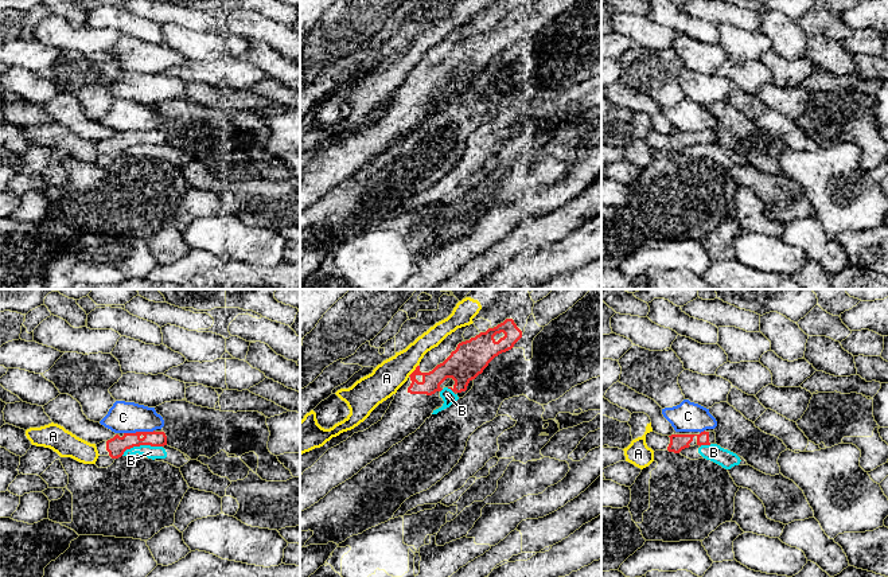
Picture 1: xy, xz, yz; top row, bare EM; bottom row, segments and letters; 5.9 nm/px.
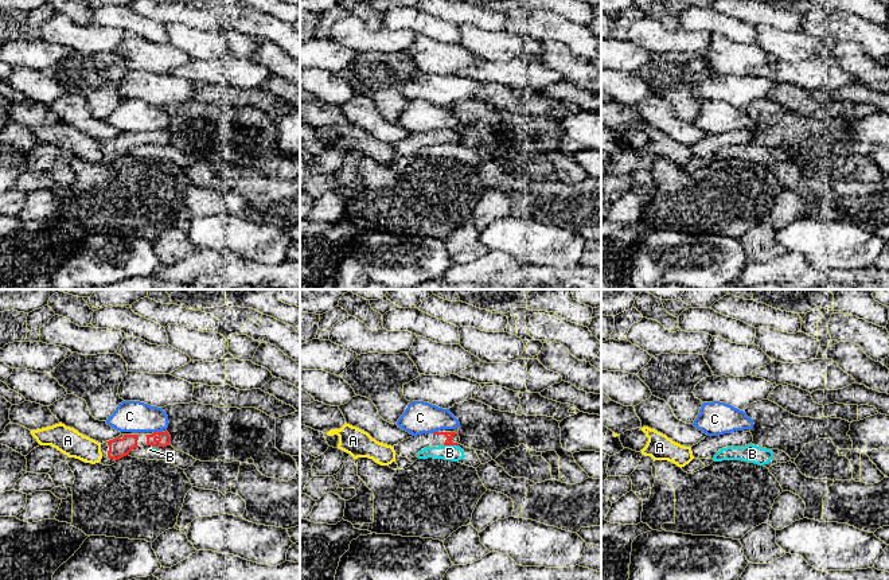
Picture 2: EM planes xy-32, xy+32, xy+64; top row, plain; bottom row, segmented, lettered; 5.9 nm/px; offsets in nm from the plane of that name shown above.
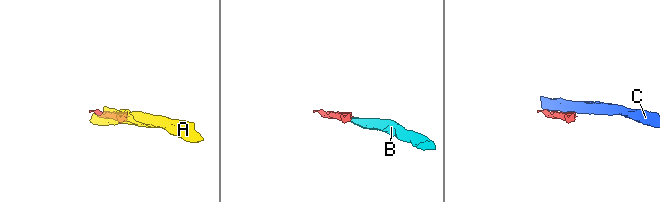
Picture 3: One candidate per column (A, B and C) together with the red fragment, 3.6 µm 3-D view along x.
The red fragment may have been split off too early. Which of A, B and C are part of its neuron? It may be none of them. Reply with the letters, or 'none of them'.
none of them

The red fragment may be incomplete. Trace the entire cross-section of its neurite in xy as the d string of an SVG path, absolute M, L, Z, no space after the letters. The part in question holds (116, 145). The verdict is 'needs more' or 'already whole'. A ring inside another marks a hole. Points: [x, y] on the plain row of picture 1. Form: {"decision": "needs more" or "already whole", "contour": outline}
{"decision": "needs more", "contour": "M136 130L120 132L108 140L97 143L100 155L110 155L118 157L126 148L140 144L164 145L167 144L167 134L164 130Z"}

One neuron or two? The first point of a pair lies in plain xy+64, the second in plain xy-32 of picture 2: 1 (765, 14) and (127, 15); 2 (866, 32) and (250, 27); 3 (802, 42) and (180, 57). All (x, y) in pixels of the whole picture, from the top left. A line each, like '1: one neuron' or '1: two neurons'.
1: two neurons
2: one neuron
3: two neurons

